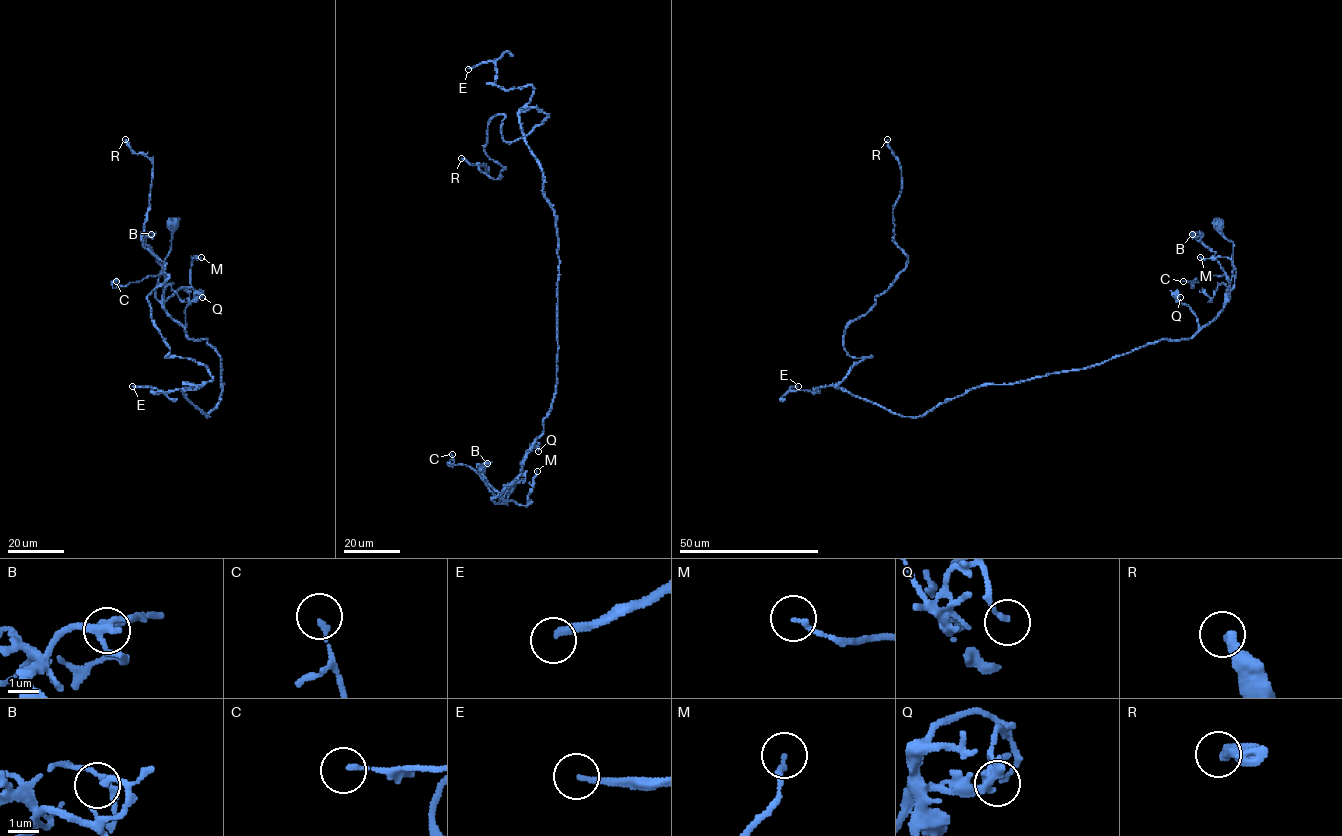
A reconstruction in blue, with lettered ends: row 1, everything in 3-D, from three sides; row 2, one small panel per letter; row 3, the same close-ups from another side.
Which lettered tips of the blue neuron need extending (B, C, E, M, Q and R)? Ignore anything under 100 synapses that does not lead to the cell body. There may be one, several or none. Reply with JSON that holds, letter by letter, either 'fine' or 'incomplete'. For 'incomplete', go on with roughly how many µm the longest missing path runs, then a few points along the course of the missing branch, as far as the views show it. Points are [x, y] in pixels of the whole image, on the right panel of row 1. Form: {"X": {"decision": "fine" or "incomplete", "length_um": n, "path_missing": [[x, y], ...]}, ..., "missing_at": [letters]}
{"B": {"decision": "fine"}, "C": {"decision": "fine"}, "E": {"decision": "incomplete", "length_um": 80, "path_missing": [[798, 386], [815, 388], [840, 424], [852, 420], [844, 408], [827, 412], [835, 432]]}, "M": {"decision": "fine"}, "Q": {"decision": "fine"}, "R": {"decision": "fine"}, "missing_at": ["E"]}

